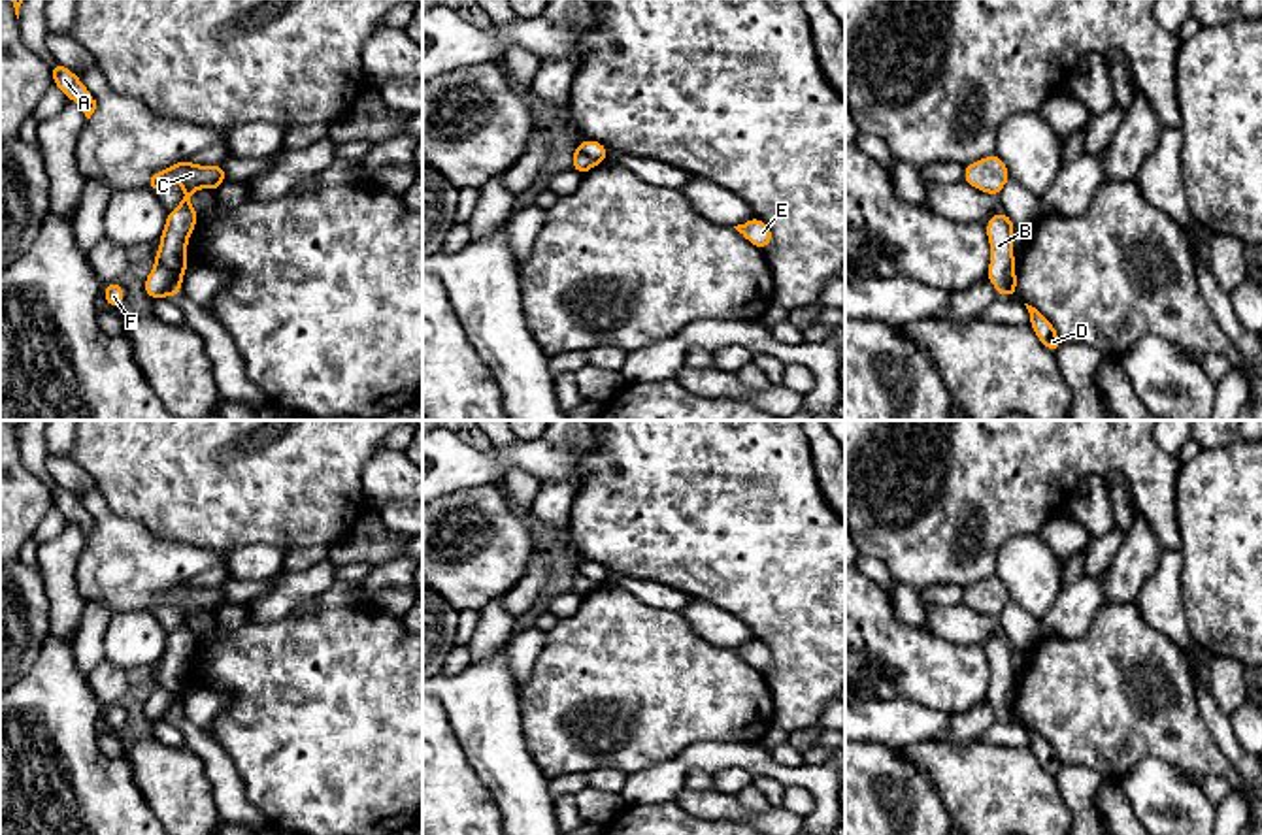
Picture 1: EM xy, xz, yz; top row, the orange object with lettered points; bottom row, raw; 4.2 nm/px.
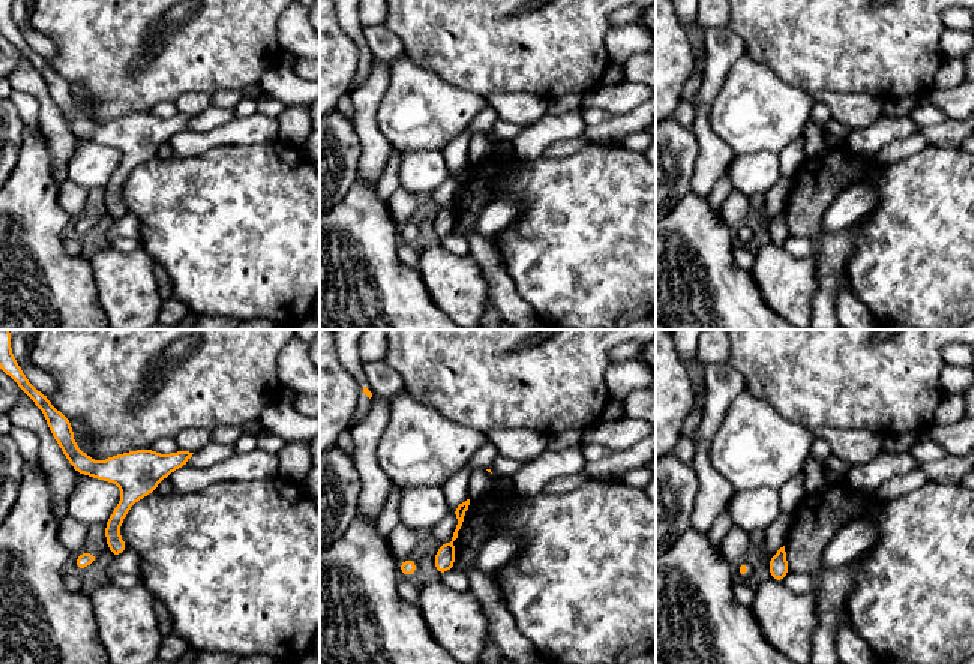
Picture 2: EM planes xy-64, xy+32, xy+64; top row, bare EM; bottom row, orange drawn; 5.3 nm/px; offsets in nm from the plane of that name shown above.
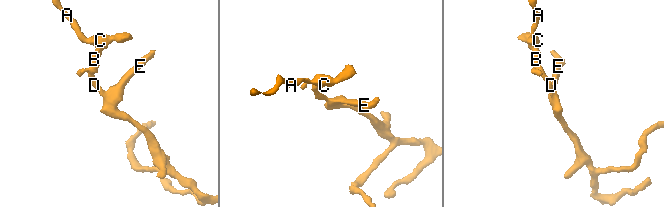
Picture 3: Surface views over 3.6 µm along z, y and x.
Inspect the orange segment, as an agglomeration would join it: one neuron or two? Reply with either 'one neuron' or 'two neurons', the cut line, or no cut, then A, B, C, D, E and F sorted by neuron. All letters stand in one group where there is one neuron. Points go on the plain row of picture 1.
two neurons; cut xy (157, 687), (166, 692), (166, 717); groups A B C / D E F

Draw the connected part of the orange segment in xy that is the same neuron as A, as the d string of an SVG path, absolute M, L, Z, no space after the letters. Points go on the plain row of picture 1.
M58 484L51 486L51 496L53 507L57 507L66 516L68 522L77 524L85 539L91 541L91 537L96 532L96 522L89 515L89 511L81 505L81 501L72 492Z

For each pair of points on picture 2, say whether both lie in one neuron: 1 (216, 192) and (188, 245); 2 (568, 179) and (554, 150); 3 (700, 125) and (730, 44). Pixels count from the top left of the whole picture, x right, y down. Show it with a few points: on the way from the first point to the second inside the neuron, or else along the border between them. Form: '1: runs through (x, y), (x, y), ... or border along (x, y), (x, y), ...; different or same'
1: runs through (218, 206), (218, 215), (201, 231); same
2: border along (589, 143), (566, 156), (542, 156); different
3: runs through (703, 105), (713, 83), (718, 63); same

